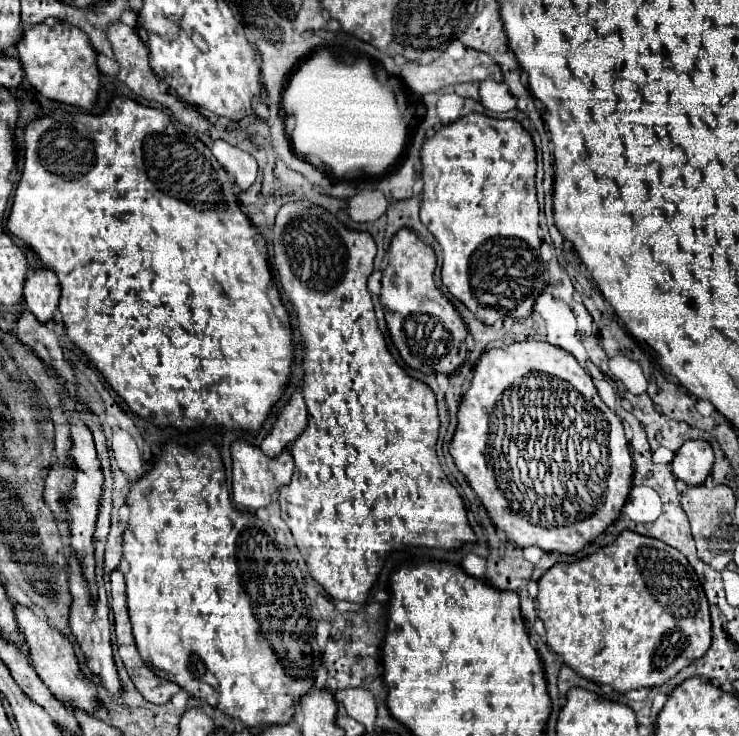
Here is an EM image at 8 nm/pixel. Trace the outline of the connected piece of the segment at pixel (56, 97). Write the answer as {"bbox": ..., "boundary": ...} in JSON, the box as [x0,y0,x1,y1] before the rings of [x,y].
{"bbox":[16,21,100,109],"boundary":[[[54,21],[54,25],[40,23],[24,31],[16,51],[26,79],[38,93],[52,101],[76,105],[82,109],[92,109],[96,105],[100,89],[100,71],[96,61],[98,53],[92,49],[92,41],[88,41],[82,29],[62,21]]]}

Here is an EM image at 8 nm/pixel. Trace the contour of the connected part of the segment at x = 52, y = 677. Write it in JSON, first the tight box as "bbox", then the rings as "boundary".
{"bbox":[14,603,96,715],"boundary":[[[16,603],[14,605],[14,613],[16,613],[18,629],[20,629],[20,633],[26,639],[32,667],[36,669],[36,673],[44,681],[44,685],[48,685],[48,689],[56,697],[60,697],[60,701],[64,701],[66,705],[72,705],[76,709],[82,709],[82,711],[94,715],[94,707],[96,707],[96,685],[82,675],[82,671],[78,667],[78,659],[74,655],[74,649],[72,649],[70,641],[58,629],[54,629],[44,619],[40,619],[30,607]]]}

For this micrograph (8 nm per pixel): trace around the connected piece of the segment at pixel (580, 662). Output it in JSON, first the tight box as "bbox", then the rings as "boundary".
{"bbox":[538,531,712,693],"boundary":[[[622,531],[618,535],[618,539],[608,545],[602,547],[598,553],[588,555],[576,563],[558,563],[554,565],[550,571],[546,571],[546,575],[538,581],[540,593],[538,593],[538,617],[542,619],[544,627],[546,627],[546,635],[548,635],[548,647],[562,657],[562,661],[574,669],[580,677],[586,677],[594,683],[602,683],[602,685],[610,685],[614,683],[614,691],[618,693],[626,693],[632,689],[642,689],[642,687],[658,687],[664,685],[670,677],[674,677],[678,671],[682,671],[684,667],[688,667],[692,661],[700,659],[712,641],[712,625],[710,625],[710,611],[708,611],[708,601],[706,595],[700,587],[702,583],[698,581],[692,565],[688,563],[688,559],[678,551],[672,549],[670,545],[664,545],[652,537],[644,537],[644,535],[636,535],[630,531]]]}

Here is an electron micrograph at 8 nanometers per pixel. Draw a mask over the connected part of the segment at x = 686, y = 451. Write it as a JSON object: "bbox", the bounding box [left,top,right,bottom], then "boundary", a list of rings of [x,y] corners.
{"bbox":[672,439,714,487],"boundary":[[[692,439],[686,441],[674,455],[672,461],[672,473],[676,479],[682,479],[686,485],[696,487],[704,483],[704,479],[710,475],[714,463],[714,453],[708,441]]]}

